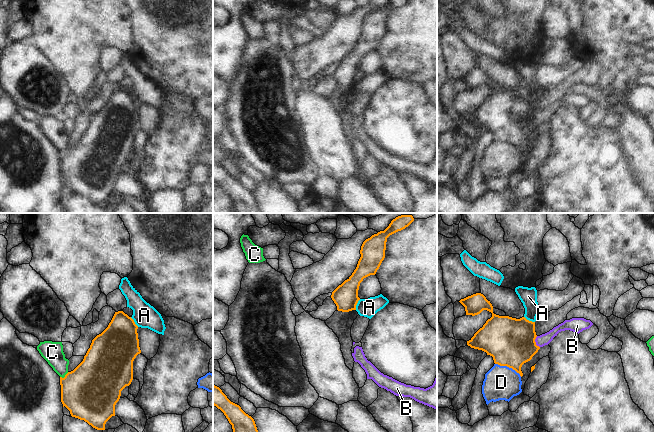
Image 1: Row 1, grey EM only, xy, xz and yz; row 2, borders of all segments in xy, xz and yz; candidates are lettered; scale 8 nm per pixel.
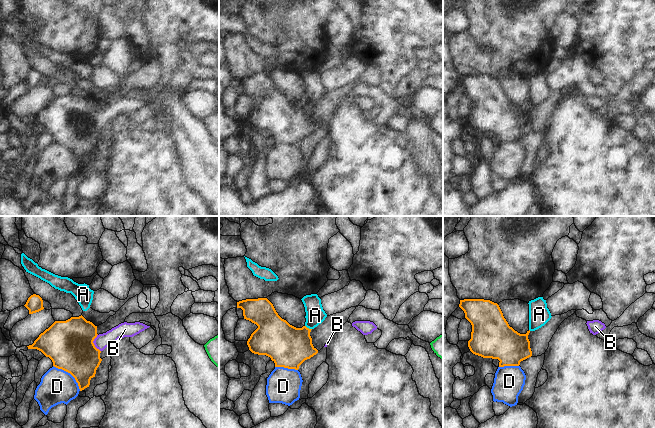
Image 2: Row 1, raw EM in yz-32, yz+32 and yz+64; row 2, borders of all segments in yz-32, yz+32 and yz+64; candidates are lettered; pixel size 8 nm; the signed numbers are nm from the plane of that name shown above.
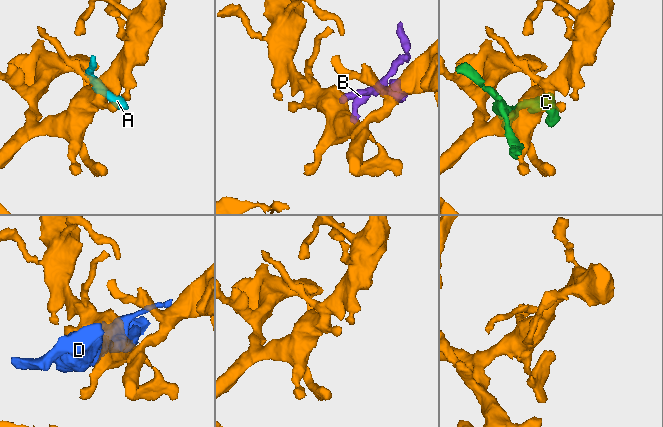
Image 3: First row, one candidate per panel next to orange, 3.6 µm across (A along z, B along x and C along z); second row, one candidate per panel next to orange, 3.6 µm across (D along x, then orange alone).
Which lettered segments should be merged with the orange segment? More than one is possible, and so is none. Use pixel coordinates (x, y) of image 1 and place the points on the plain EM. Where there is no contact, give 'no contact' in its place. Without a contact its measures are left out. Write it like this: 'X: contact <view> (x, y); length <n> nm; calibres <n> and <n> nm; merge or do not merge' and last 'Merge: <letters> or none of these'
A: contact xz (356, 80); length 100 nm; calibres 200 and 150 nm; do not merge
B: contact yz (535, 118); length 100 nm; calibres 380 and 90 nm; merge
C: contact xy (65, 152); length 80 nm; calibres 460 and 170 nm; do not merge
D: contact yz (508, 142); length 240 nm; calibres 380 and 280 nm; do not merge
Merge: B

